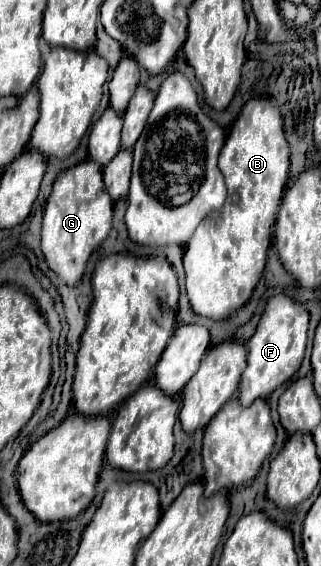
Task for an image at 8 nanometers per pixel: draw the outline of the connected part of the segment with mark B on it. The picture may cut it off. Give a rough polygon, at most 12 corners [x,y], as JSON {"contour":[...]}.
{"contour":[[251,97],[219,155],[227,201],[183,265],[215,321],[261,279],[289,179],[271,99]]}

